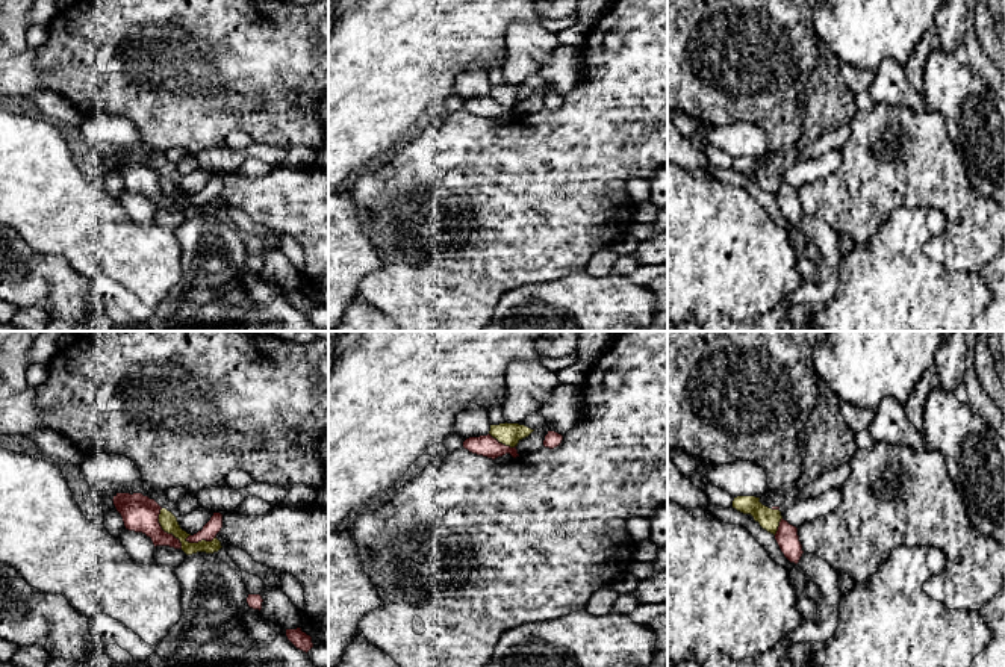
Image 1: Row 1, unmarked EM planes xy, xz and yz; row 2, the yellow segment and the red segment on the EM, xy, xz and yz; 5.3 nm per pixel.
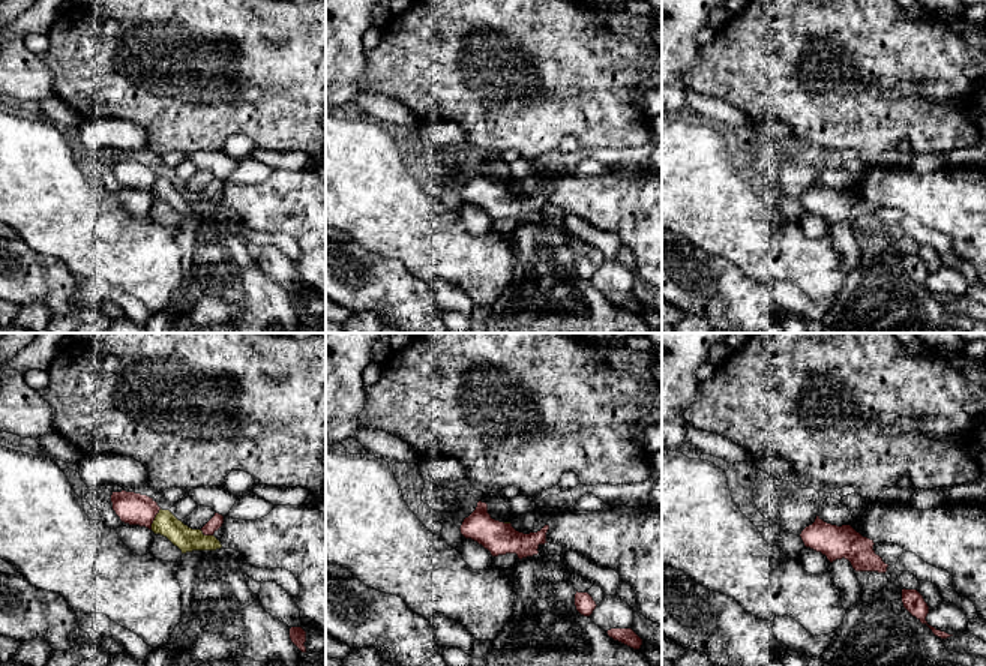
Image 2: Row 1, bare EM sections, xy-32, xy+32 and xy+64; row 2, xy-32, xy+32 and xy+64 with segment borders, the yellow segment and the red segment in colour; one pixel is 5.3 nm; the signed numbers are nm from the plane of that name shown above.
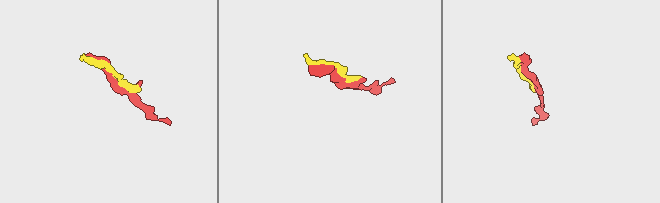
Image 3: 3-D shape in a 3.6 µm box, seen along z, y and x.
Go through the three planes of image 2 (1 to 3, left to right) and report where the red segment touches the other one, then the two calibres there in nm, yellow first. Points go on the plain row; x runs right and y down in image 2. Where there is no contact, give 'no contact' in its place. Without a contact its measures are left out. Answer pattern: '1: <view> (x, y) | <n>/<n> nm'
1: xy-32 (155, 183) | 130/170 nm
2: xy+32 (506, 186) | 20/170 nm
3: no contact

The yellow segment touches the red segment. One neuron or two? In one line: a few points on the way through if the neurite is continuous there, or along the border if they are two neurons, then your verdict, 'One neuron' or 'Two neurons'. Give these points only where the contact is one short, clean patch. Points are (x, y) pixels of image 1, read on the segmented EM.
Two neurons

